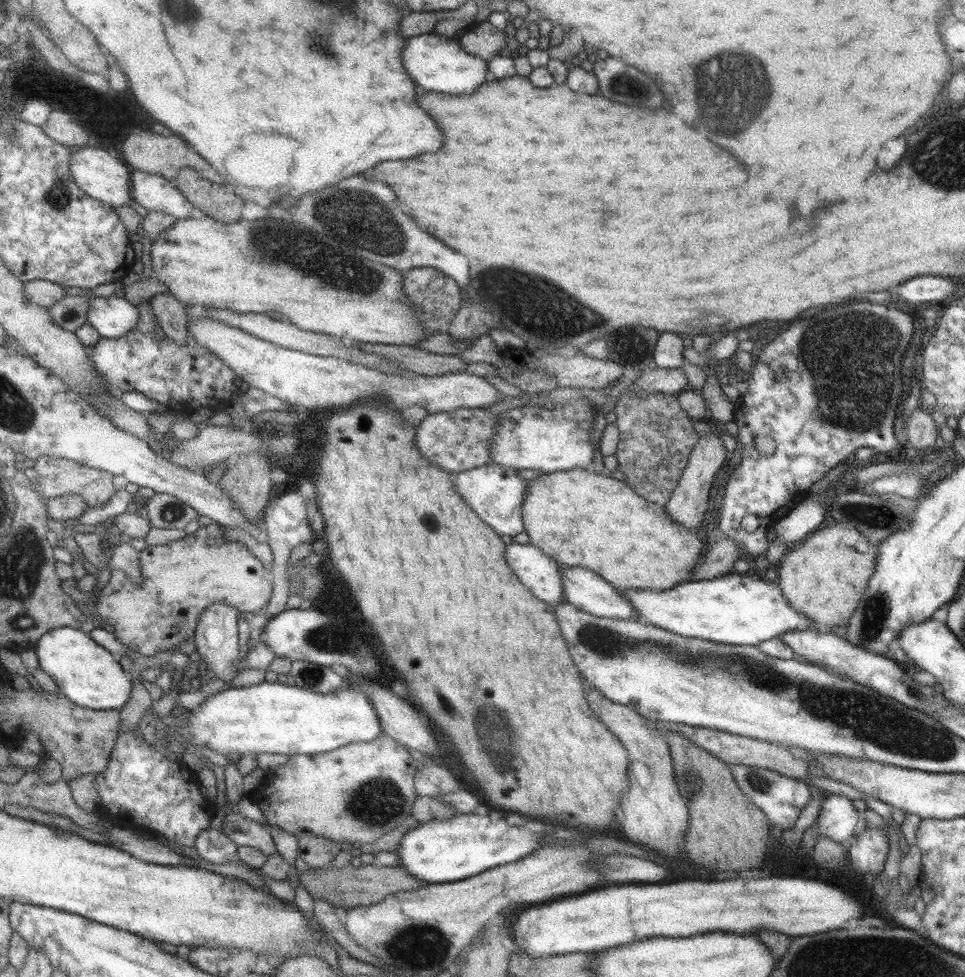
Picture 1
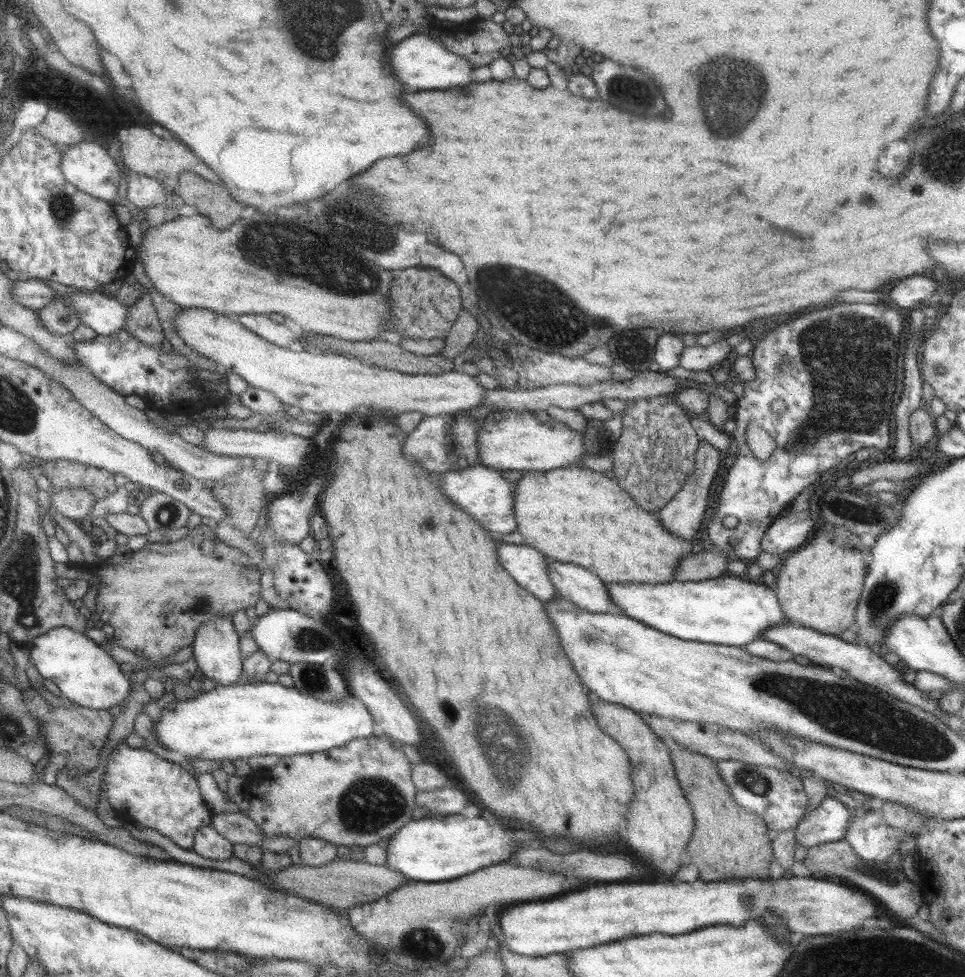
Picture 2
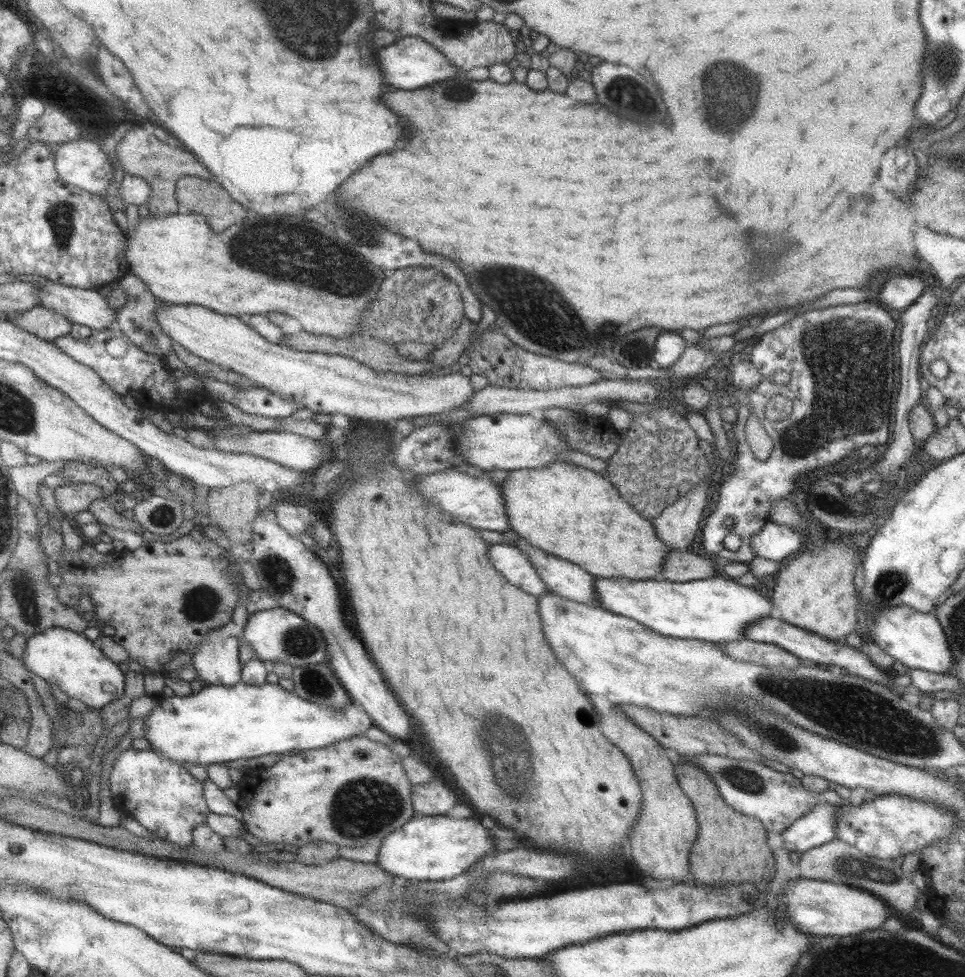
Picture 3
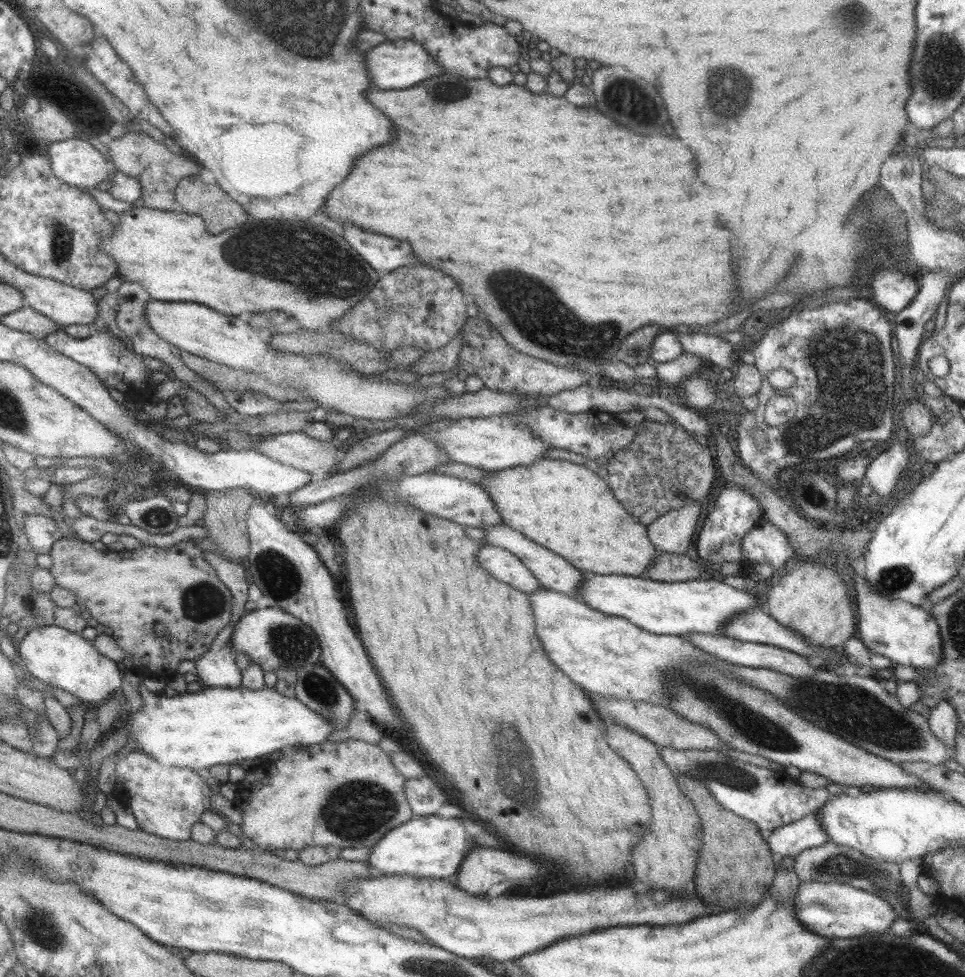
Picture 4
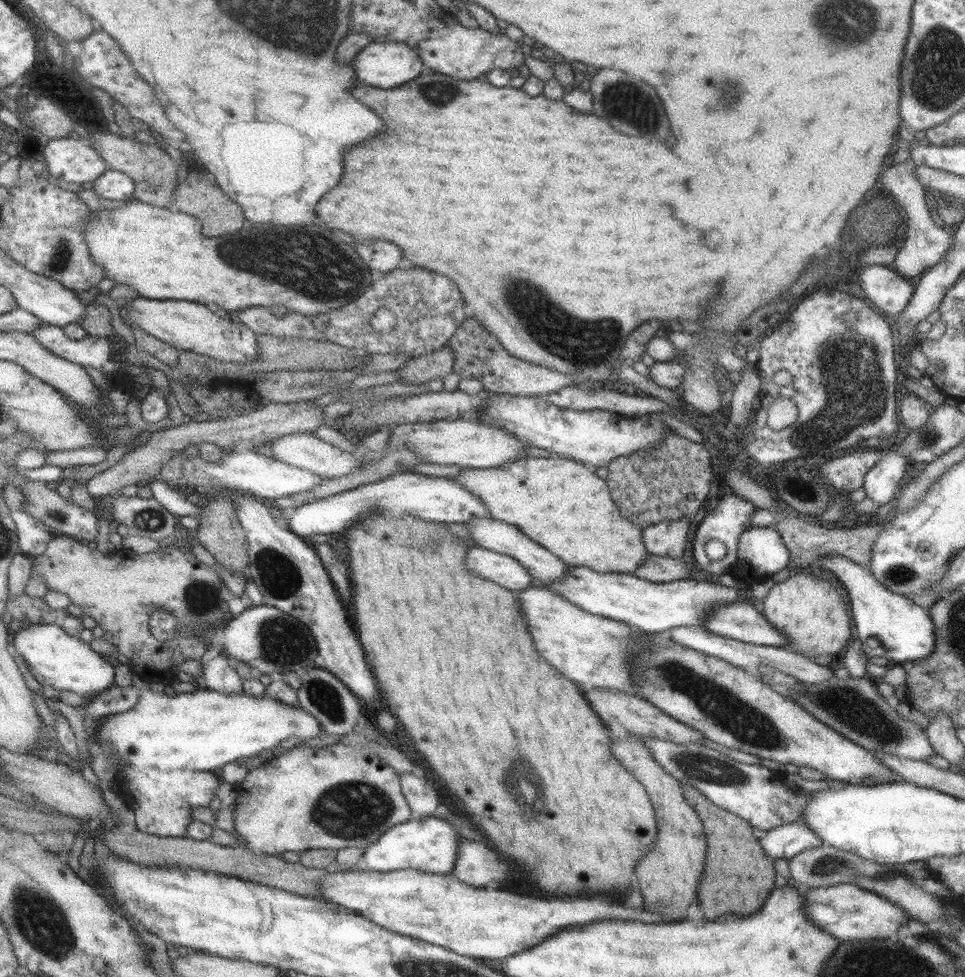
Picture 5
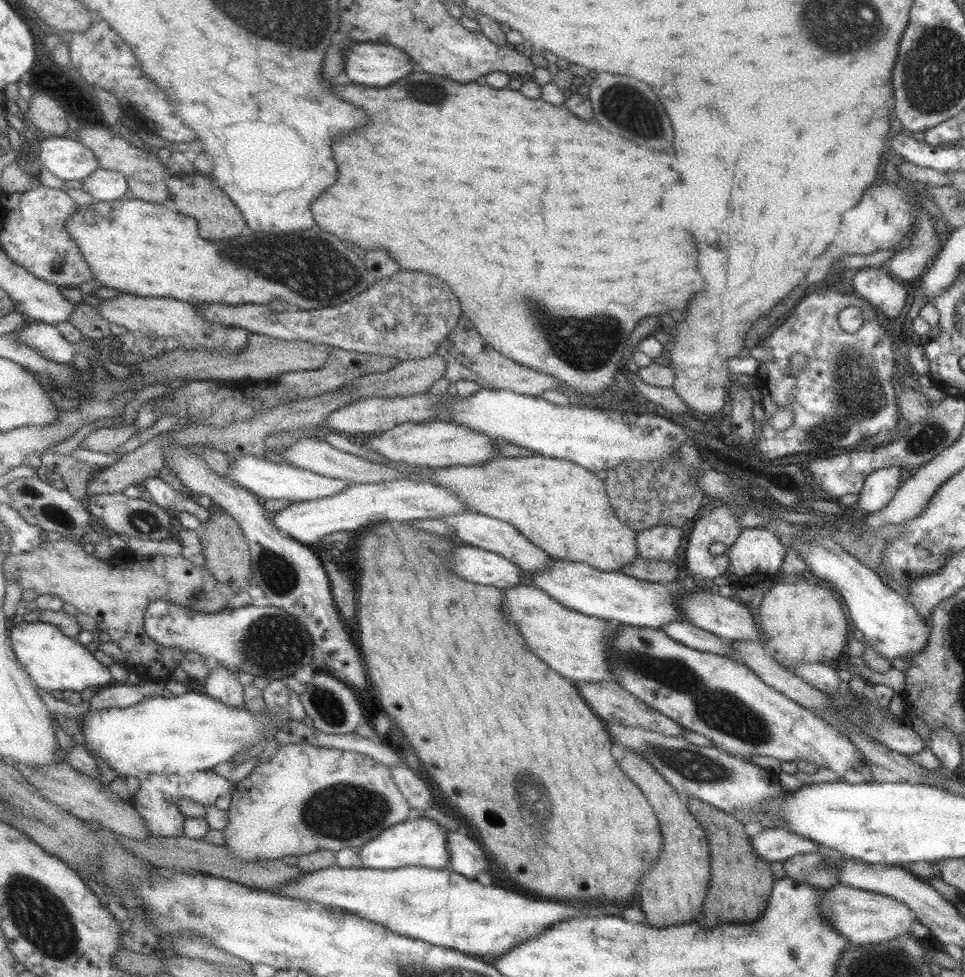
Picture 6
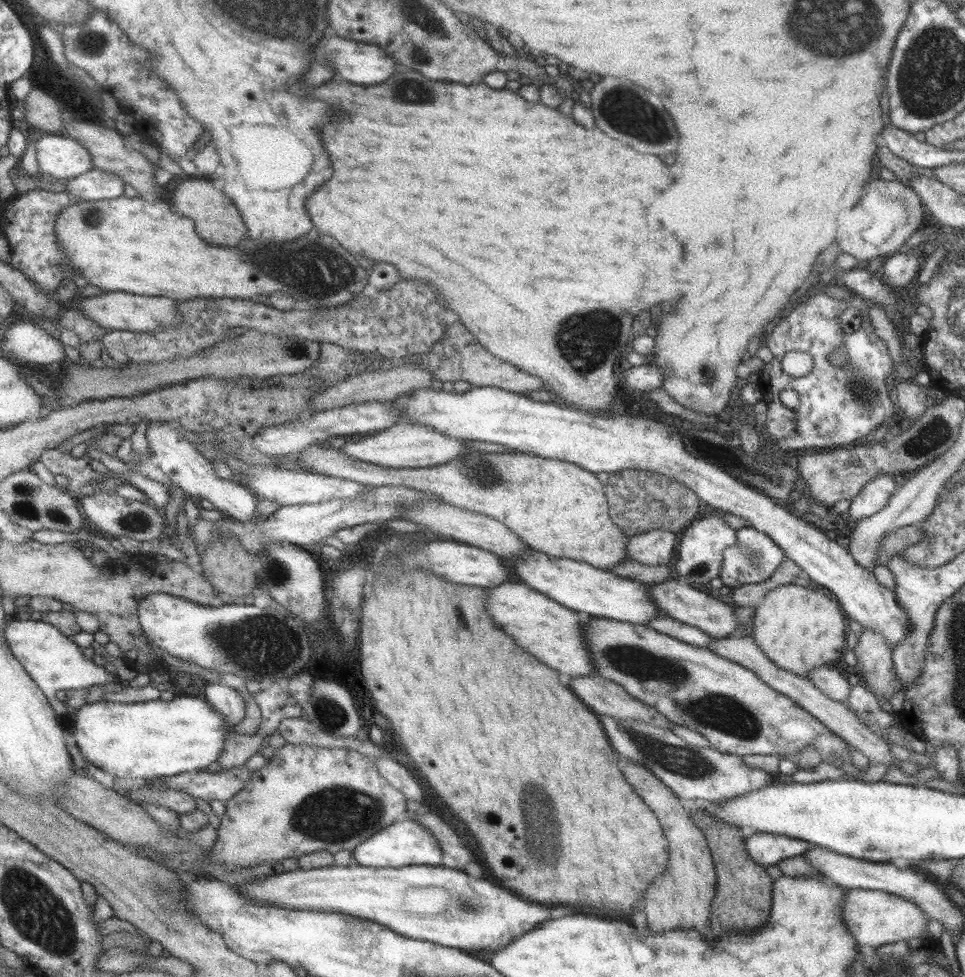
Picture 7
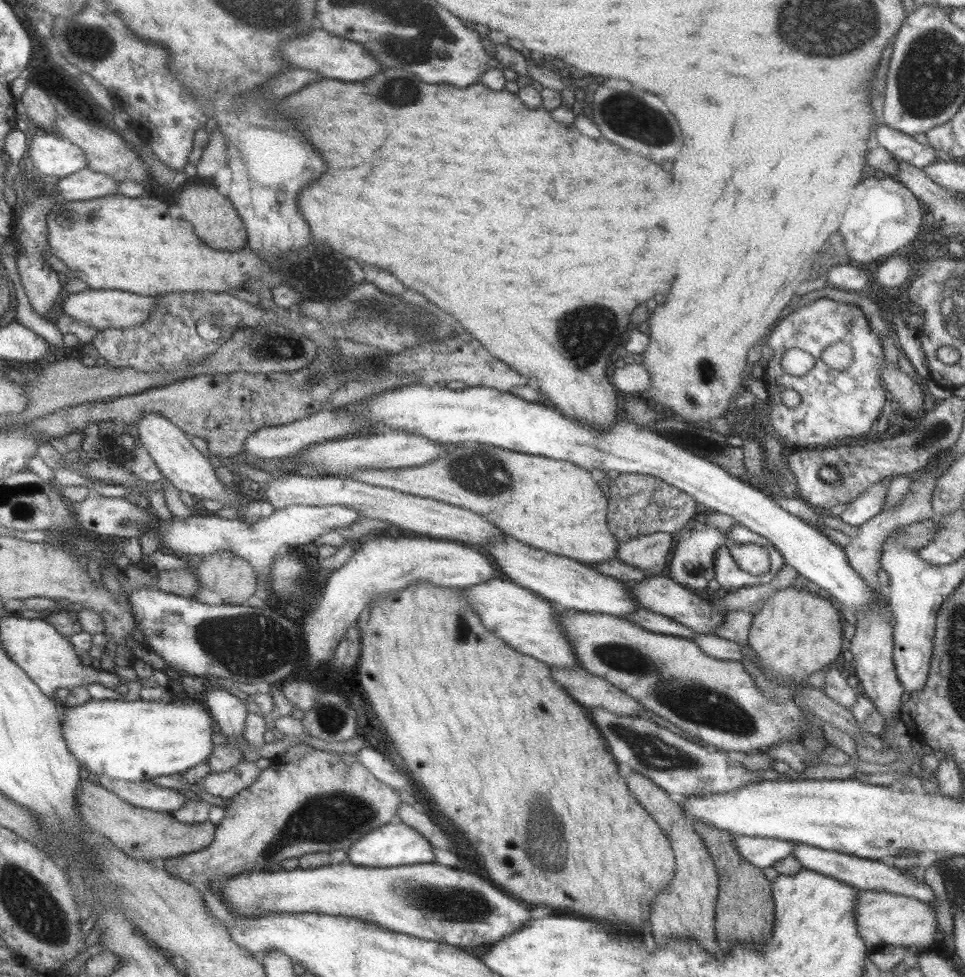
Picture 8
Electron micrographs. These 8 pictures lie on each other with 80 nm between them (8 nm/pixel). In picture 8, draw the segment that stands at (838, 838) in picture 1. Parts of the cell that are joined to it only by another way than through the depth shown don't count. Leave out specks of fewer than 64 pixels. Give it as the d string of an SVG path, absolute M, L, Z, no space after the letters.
M734 835L734 847L749 864L757 868L773 866L777 860L792 854L794 843L776 838L753 838Z

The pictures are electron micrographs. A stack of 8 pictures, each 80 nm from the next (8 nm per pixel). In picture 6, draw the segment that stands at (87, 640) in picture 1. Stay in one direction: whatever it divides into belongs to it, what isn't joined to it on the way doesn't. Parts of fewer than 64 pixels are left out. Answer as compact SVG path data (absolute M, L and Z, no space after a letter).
M41 621L21 622L9 625L8 637L16 660L30 676L34 685L45 691L75 691L81 693L88 687L105 687L113 680L108 668L95 660L76 639L69 638L56 626Z

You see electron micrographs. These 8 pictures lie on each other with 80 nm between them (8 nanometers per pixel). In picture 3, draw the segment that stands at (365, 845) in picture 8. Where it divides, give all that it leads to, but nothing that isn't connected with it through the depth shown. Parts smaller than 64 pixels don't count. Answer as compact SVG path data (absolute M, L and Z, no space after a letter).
M444 814L414 815L380 840L375 863L381 870L403 880L447 880L465 873L474 862L497 851L491 839L499 832L485 821L454 819Z

